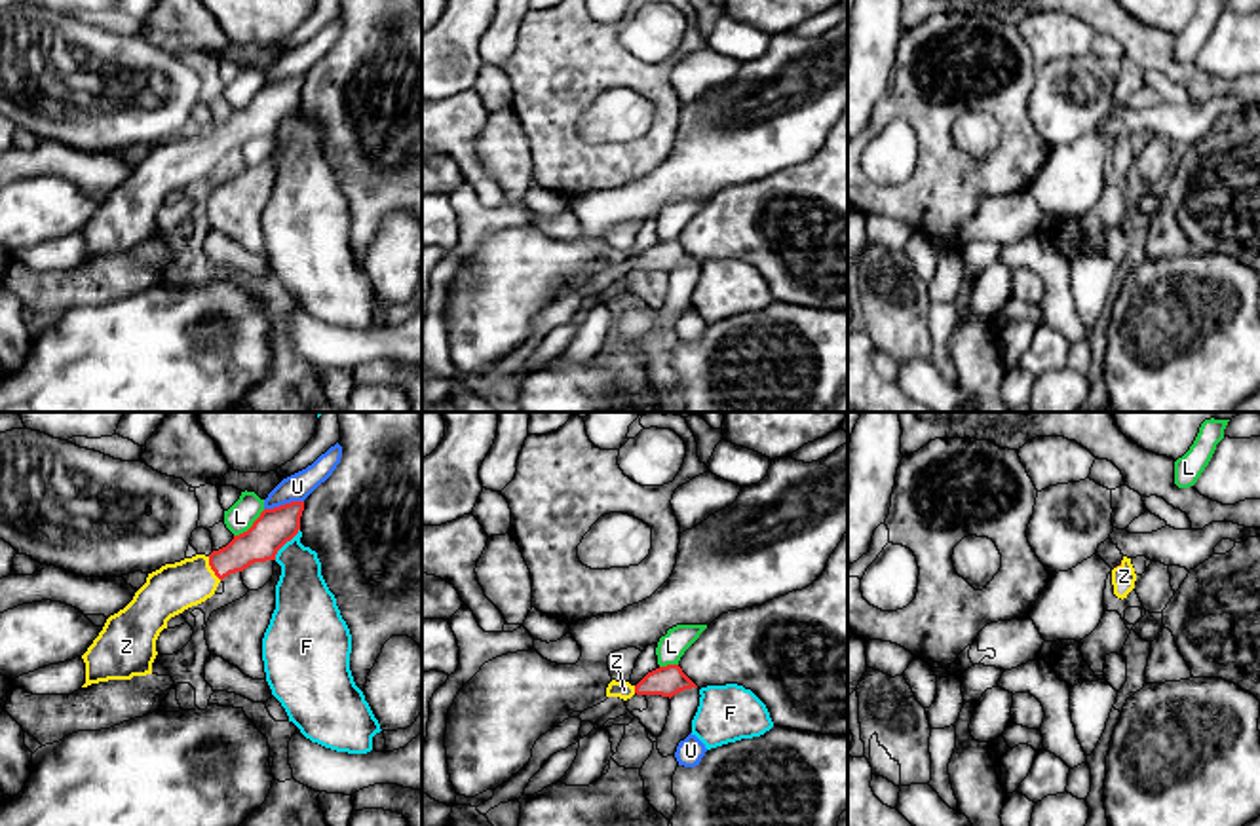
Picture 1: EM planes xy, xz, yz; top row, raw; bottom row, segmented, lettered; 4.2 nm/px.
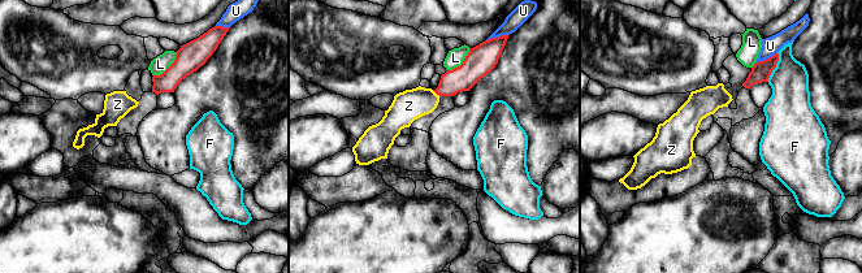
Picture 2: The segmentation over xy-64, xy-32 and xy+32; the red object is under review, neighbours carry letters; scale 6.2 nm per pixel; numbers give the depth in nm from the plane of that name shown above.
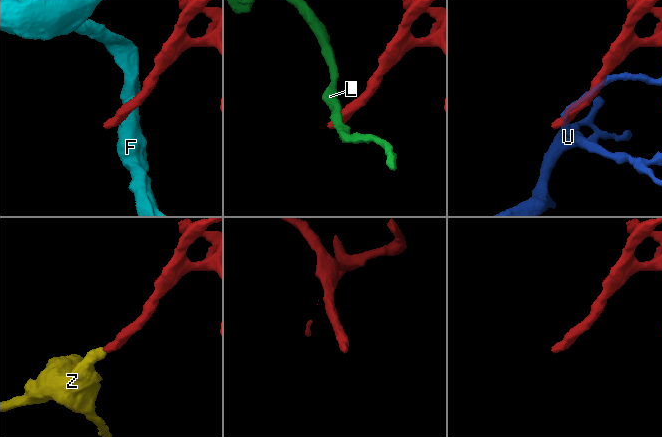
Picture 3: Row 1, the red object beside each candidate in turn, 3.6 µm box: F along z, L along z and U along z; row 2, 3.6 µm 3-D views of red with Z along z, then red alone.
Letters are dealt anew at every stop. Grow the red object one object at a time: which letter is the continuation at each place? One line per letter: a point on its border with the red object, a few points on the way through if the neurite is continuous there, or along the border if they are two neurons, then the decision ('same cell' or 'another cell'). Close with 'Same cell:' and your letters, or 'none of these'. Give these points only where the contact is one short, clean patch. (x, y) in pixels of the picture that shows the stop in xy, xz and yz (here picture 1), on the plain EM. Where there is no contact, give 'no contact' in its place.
F: contact xy (286, 116); another cell
L: contact xy (251, 101); another cell
U: contact xy (286, 78); another cell
Z: contact xy (211, 143); way xy (263, 114), (211, 143), (196, 154), (171, 164); same cell
Same cell: Z

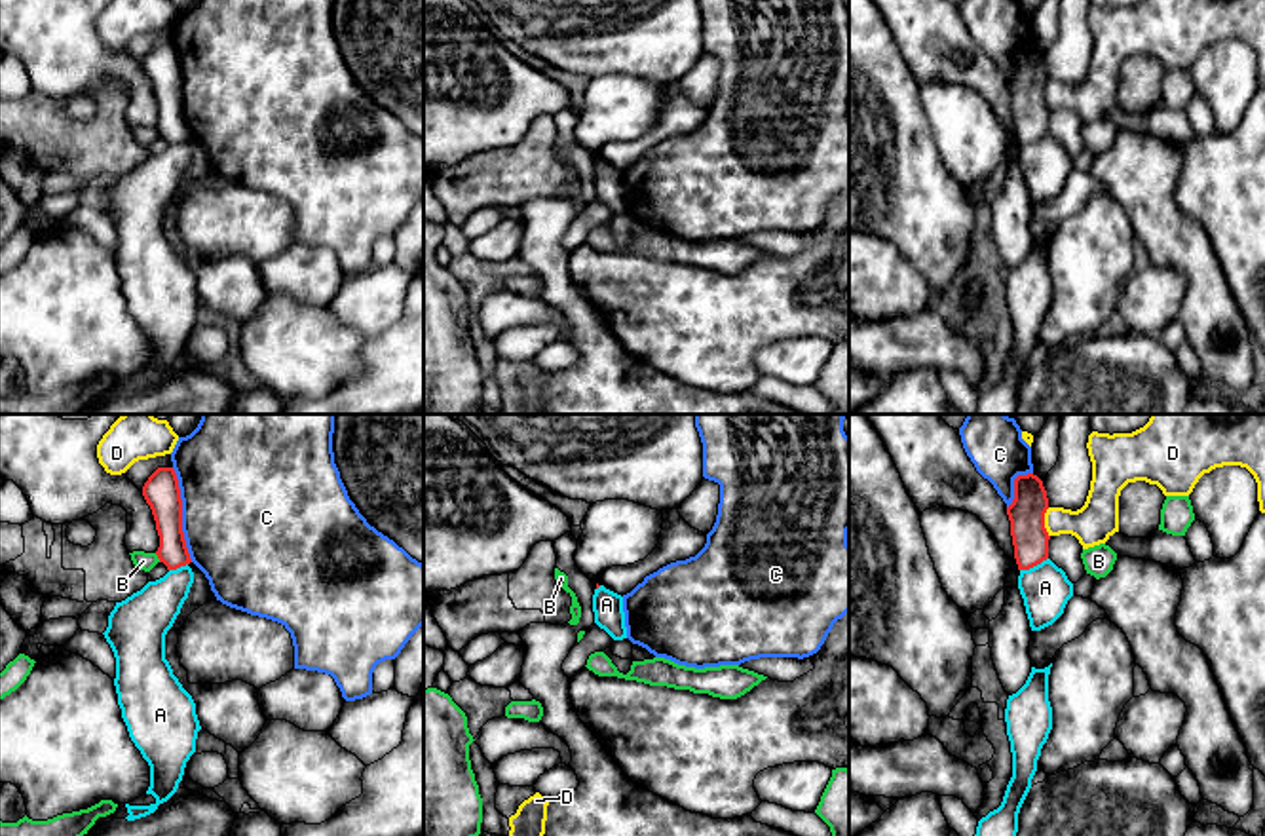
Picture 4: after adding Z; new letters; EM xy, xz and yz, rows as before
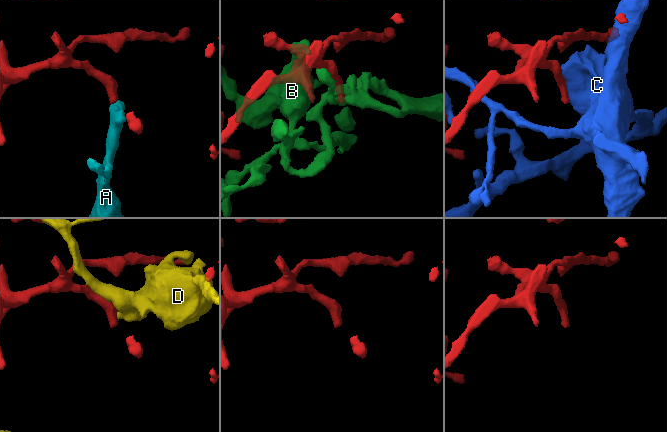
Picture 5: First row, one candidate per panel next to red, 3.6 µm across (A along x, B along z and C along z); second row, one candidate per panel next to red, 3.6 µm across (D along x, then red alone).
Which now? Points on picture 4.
A: contact yz (1034, 139); border yz (1047, 132), (1020, 145); another cell
B: contact xy (158, 132); border xy (154, 128), (160, 135); another cell
C: contact xy (181, 90); another cell
D: contact yz (1043, 97); another cell
Same cell: none of these

